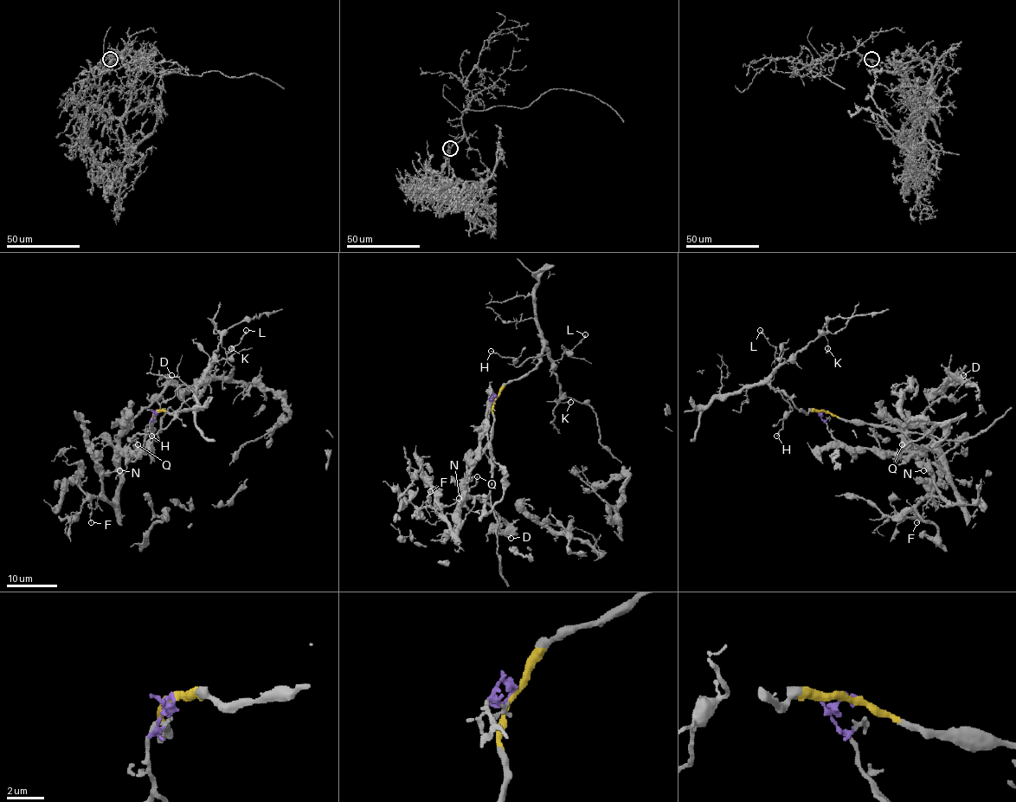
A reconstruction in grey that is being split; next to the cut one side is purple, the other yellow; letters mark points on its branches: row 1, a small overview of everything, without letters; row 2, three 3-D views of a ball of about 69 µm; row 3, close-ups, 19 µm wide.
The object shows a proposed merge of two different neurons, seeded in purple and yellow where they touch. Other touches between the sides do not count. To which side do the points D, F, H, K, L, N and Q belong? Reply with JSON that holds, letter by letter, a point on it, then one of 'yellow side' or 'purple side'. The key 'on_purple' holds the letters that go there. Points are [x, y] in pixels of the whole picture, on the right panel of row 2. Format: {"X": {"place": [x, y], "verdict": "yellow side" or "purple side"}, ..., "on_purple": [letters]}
{"D": {"place": [963, 375], "verdict": "purple side"}, "F": {"place": [916, 522], "verdict": "purple side"}, "H": {"place": [776, 436], "verdict": "yellow side"}, "K": {"place": [827, 348], "verdict": "yellow side"}, "L": {"place": [760, 330], "verdict": "yellow side"}, "N": {"place": [923, 470], "verdict": "purple side"}, "Q": {"place": [902, 444], "verdict": "purple side"}, "on_purple": ["D", "F", "N", "Q"]}

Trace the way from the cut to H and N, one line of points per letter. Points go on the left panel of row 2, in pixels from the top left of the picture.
H: (155, 410), (186, 412), (195, 404), (199, 395), (189, 398), (165, 427), (151, 436)
N: (155, 410), (144, 446), (130, 455), (119, 451), (119, 488), (111, 502), (104, 495), (102, 476), (119, 470)

